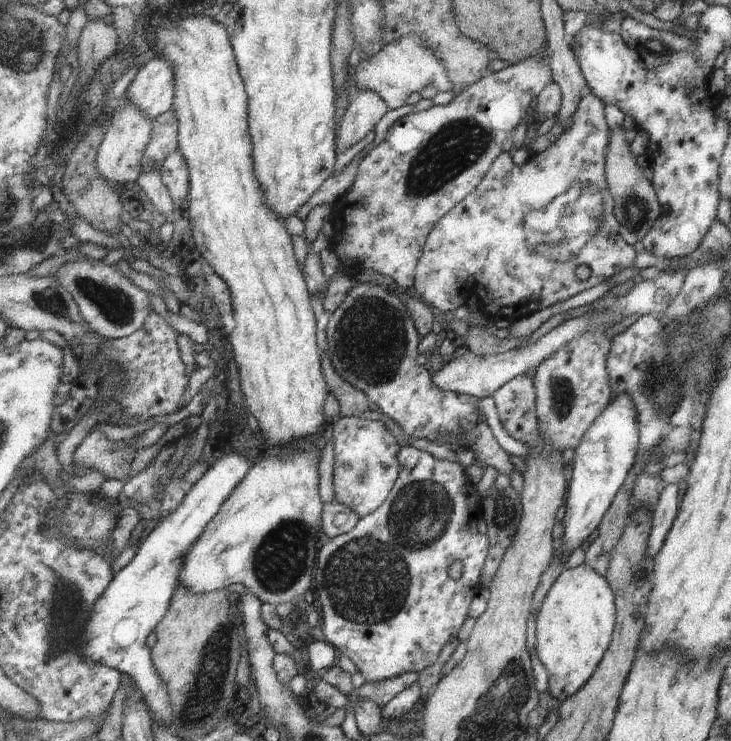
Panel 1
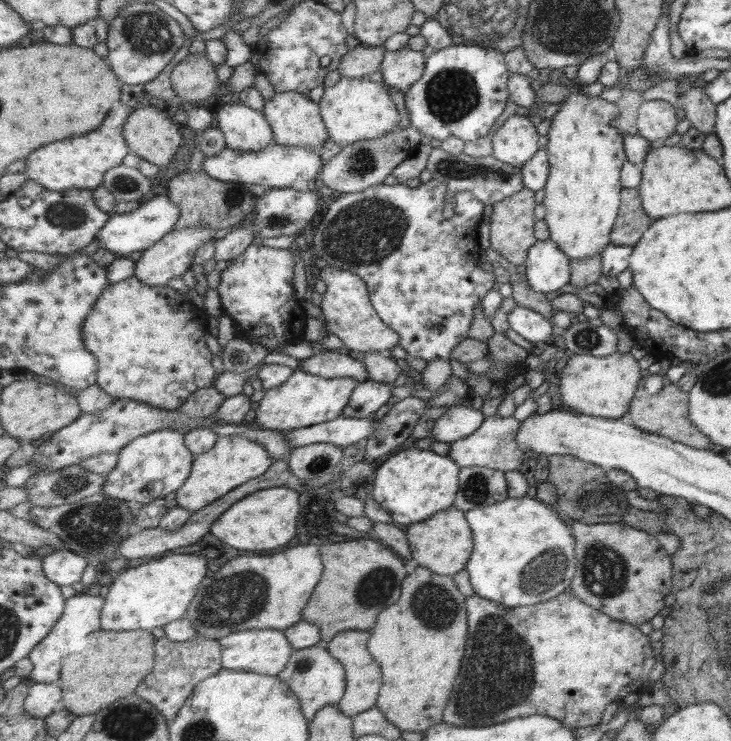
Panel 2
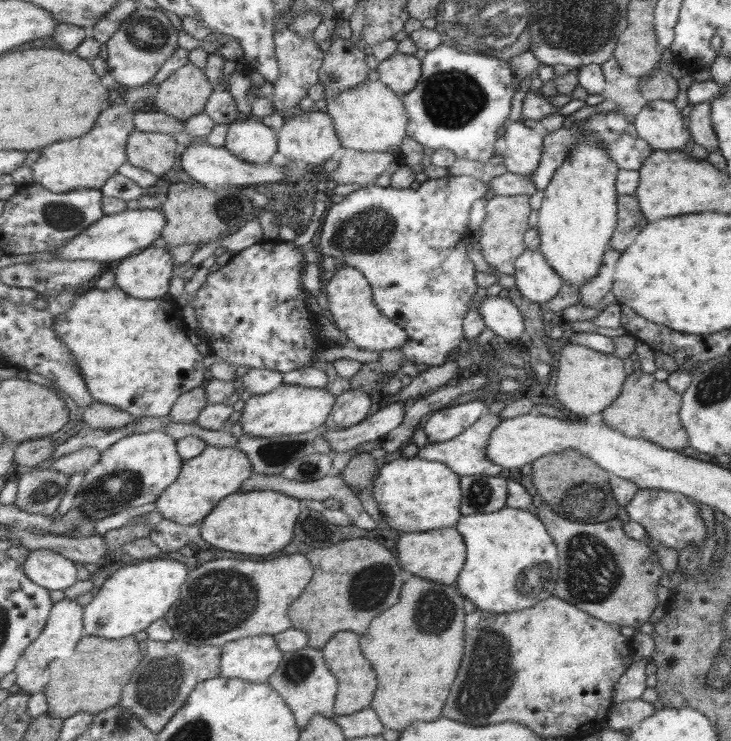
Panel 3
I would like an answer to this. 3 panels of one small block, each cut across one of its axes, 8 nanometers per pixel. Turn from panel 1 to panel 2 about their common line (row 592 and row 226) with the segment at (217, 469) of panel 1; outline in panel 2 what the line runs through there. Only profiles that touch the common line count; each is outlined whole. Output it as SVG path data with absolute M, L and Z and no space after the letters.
M168 195L157 198L148 198L149 202L143 201L142 205L133 212L111 214L109 222L101 232L97 234L100 248L111 250L116 257L126 257L131 252L147 251L155 244L160 243L169 232L176 229L181 211Z

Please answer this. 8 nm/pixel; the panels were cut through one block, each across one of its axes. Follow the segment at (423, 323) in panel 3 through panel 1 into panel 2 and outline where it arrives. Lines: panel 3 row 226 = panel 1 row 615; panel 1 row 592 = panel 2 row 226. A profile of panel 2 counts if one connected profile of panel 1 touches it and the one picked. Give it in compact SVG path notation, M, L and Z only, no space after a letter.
M431 179L426 183L421 183L418 187L405 185L399 182L396 185L378 184L361 192L343 194L339 198L329 203L328 211L323 216L317 229L314 230L313 242L310 246L314 257L322 258L327 264L349 270L357 273L367 284L370 292L373 306L376 308L378 315L393 329L400 334L400 346L407 352L409 357L422 358L427 362L434 360L450 360L452 352L456 346L469 338L469 333L476 316L475 306L491 291L495 286L495 274L481 268L481 255L483 248L477 244L479 236L479 224L483 222L484 212L487 206L480 201L471 190L462 190L455 192L454 215L445 218L445 194L448 186L440 180Z

